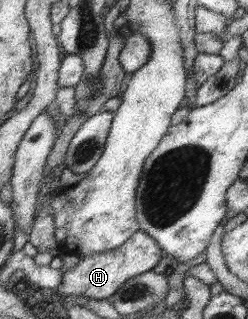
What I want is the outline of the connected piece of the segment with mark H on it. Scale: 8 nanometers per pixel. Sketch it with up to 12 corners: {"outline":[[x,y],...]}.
{"outline":[[149,233],[77,254],[59,296],[113,297],[166,256]]}

